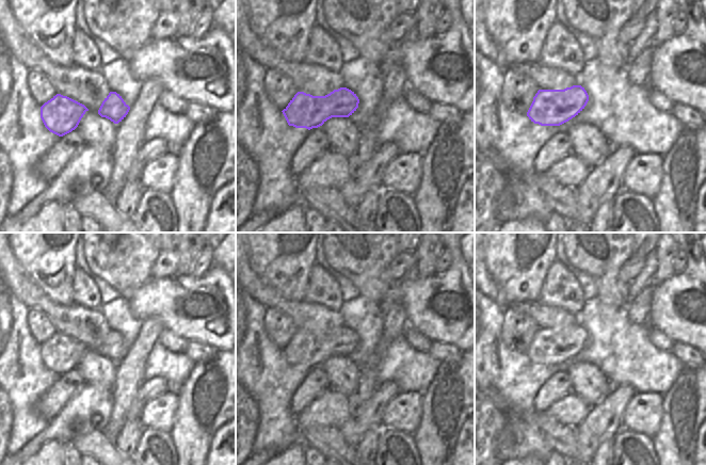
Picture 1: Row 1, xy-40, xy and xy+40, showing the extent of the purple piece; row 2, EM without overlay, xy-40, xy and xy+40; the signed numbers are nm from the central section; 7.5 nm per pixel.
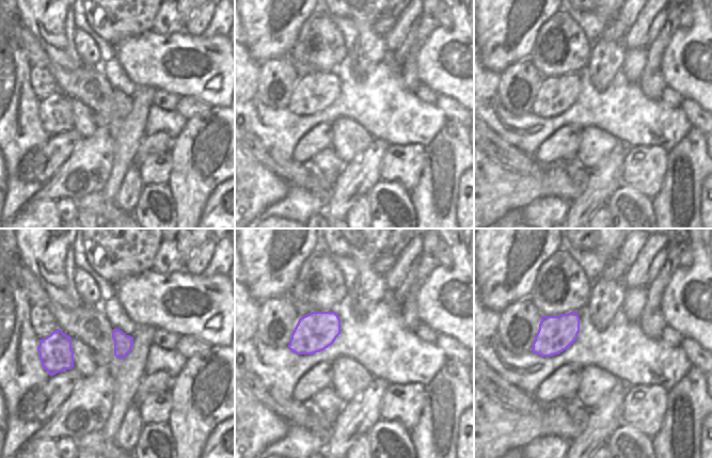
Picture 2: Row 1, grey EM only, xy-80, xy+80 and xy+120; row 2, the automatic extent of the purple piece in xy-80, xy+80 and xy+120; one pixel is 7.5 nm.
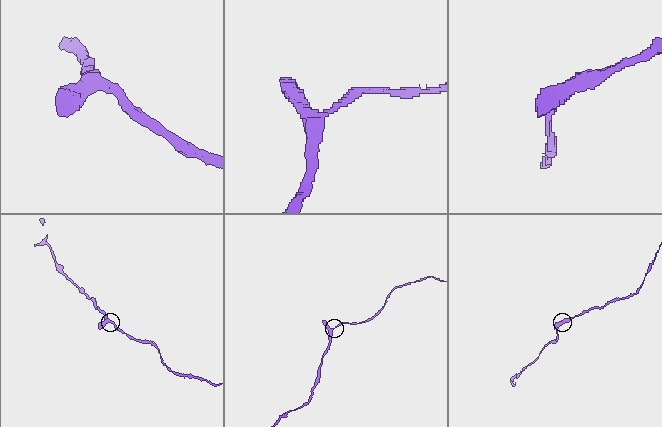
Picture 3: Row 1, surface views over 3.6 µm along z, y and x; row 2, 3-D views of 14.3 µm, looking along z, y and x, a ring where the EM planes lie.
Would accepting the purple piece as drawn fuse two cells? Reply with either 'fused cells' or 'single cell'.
single cell

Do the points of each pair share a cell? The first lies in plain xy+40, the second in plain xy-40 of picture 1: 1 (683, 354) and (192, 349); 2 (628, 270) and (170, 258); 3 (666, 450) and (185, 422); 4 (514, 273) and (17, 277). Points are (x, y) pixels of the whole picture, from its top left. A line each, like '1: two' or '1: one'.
1: one
2: one
3: one
4: two

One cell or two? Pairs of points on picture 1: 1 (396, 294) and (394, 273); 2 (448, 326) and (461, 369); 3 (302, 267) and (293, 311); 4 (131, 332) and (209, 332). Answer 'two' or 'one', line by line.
1: two
2: two
3: two
4: two

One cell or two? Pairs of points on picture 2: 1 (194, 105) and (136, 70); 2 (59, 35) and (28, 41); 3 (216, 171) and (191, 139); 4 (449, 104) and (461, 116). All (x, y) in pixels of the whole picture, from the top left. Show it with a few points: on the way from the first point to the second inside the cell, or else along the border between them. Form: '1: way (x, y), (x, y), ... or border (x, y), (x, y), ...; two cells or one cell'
1: border (180, 97), (195, 97), (207, 105); two cells
2: border (19, 21), (50, 59); two cells
3: way (207, 166), (191, 151), (191, 147); one cell
4: way (452, 107), (458, 113); one cell

